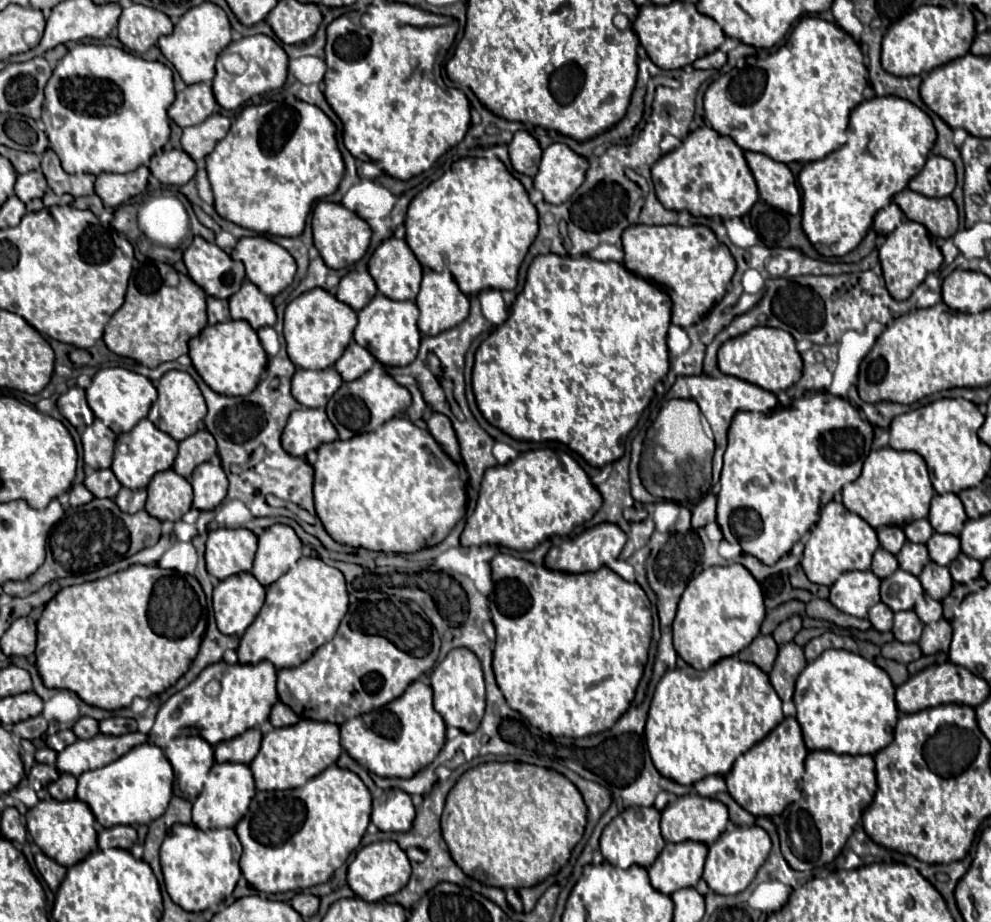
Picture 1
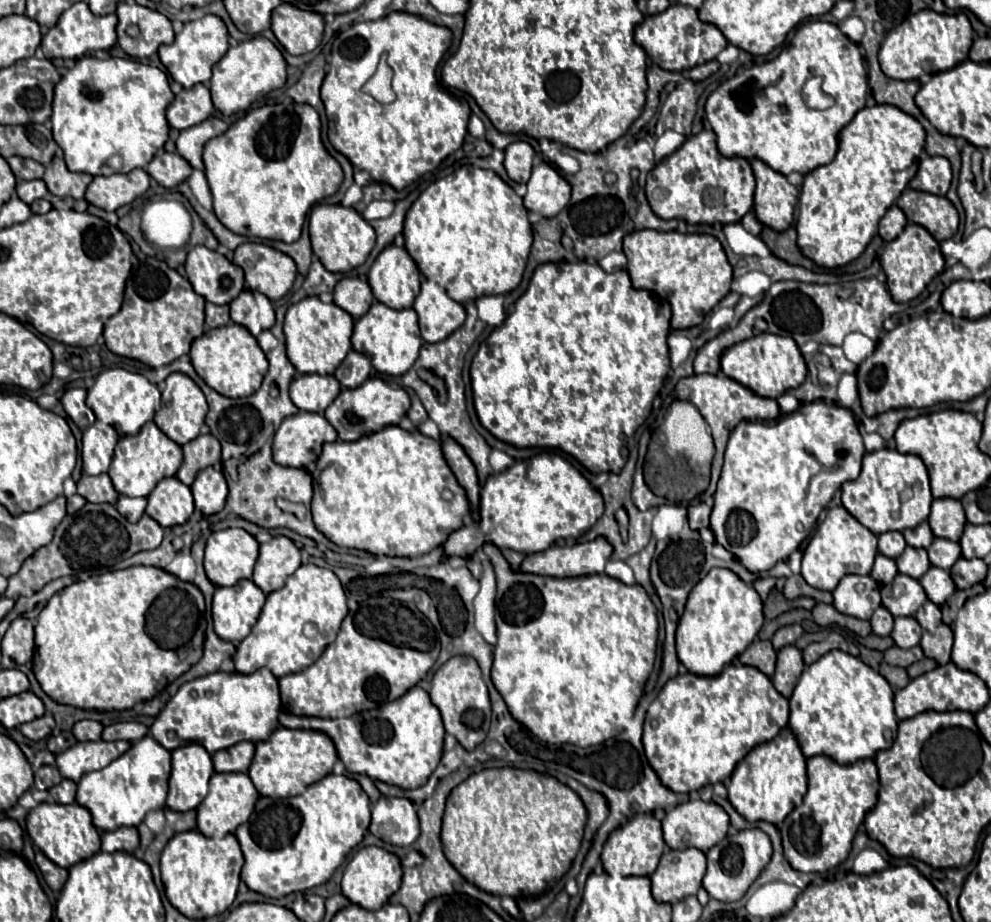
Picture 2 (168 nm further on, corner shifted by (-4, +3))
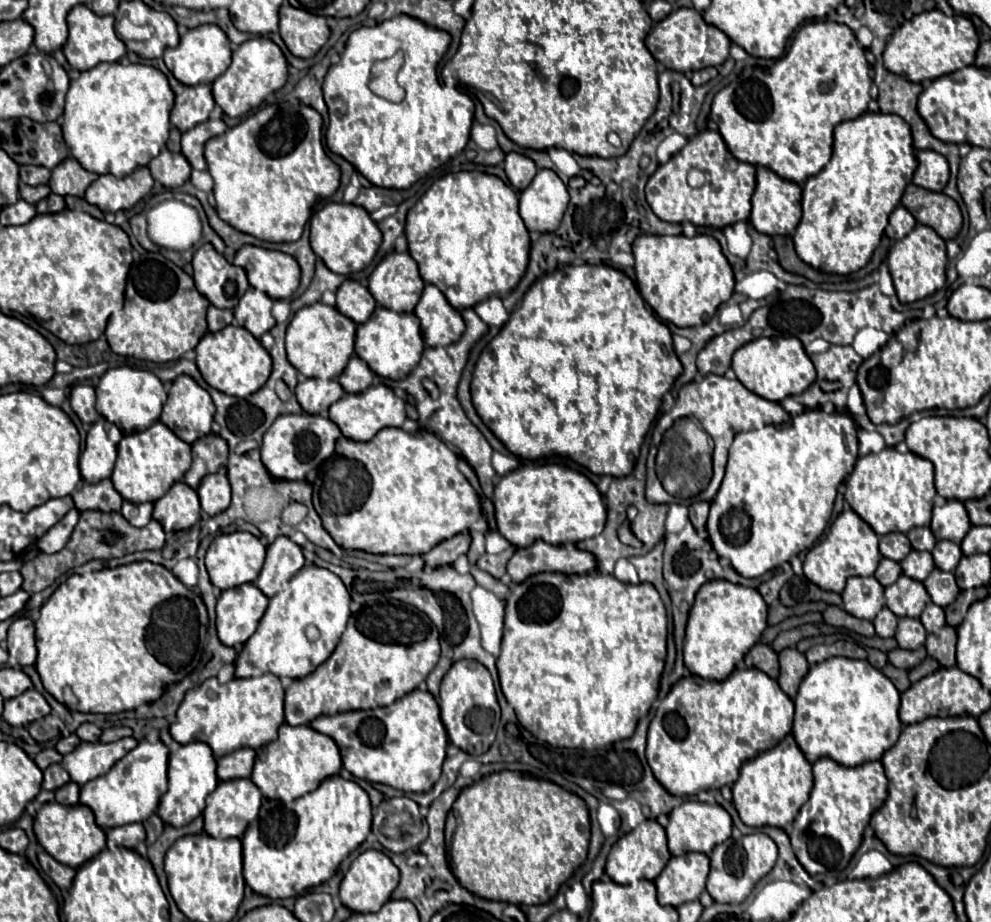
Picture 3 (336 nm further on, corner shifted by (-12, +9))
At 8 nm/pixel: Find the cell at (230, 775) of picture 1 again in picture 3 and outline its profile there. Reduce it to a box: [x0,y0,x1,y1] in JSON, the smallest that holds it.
[205,778,261,838]

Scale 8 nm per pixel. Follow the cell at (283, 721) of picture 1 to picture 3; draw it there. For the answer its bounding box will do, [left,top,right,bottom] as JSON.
[309,690,449,792]

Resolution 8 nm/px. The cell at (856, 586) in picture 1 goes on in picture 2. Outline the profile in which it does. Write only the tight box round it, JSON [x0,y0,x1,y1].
[833,576,881,620]

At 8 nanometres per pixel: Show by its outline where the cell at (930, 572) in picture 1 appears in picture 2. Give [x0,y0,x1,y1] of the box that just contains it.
[919,566,957,606]

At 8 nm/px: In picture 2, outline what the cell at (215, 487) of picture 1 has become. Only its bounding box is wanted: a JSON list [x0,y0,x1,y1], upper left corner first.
[191,466,227,516]

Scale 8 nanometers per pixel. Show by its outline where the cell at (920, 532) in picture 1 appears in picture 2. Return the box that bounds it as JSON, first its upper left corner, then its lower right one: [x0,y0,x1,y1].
[903,522,933,548]

